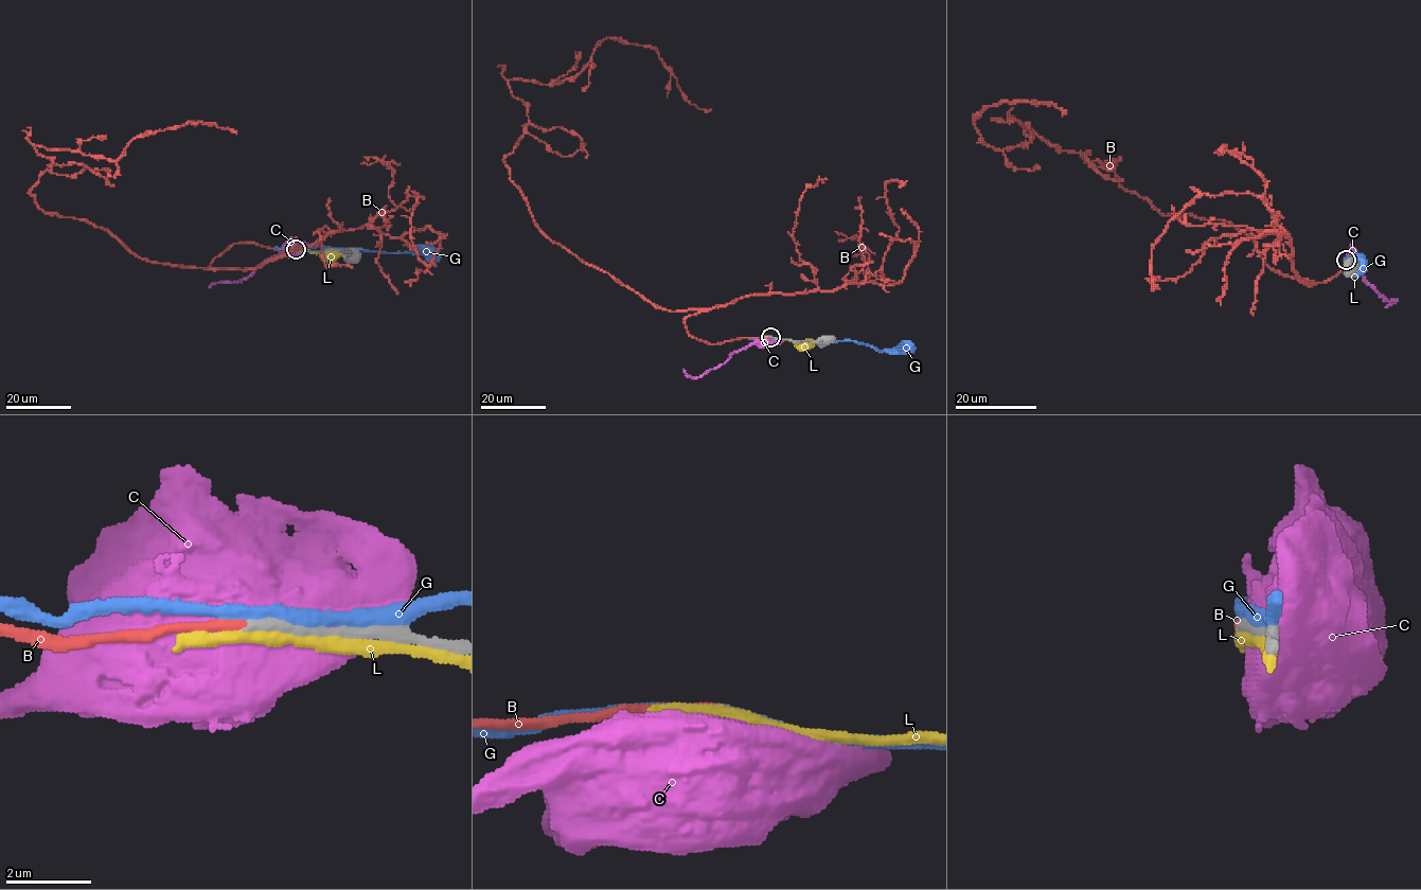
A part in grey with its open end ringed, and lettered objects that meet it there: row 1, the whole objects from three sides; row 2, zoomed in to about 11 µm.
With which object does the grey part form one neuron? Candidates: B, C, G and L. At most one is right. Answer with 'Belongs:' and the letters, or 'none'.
Belongs: B

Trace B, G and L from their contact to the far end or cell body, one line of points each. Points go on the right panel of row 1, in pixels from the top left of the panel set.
B: (1346, 260), (1284, 276), (1230, 223), (973, 123), (1063, 116)
G: (1348, 260), (1350, 256), (1350, 262), (1365, 264), (1357, 266)
L: (1347, 261), (1354, 273), (1355, 269)

